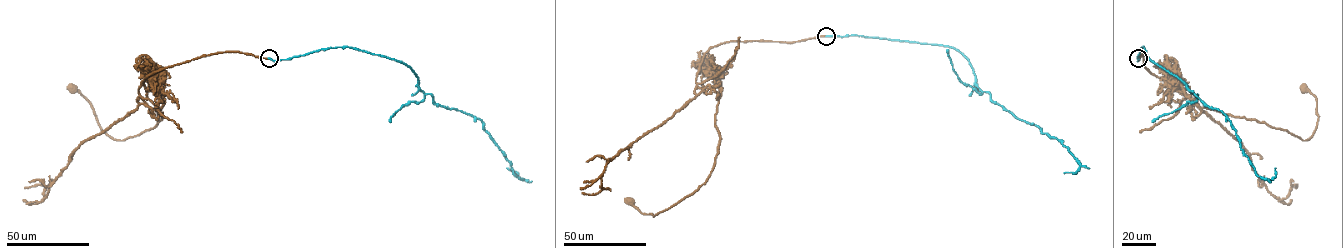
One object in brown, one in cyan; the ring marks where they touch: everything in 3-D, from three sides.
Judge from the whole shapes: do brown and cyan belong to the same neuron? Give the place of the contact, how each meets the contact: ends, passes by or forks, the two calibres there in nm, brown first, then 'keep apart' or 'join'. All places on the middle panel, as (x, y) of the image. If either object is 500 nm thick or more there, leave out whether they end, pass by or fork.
place (826, 36); brown ends; cyan ends; calibres 480 and 280 nm; join

